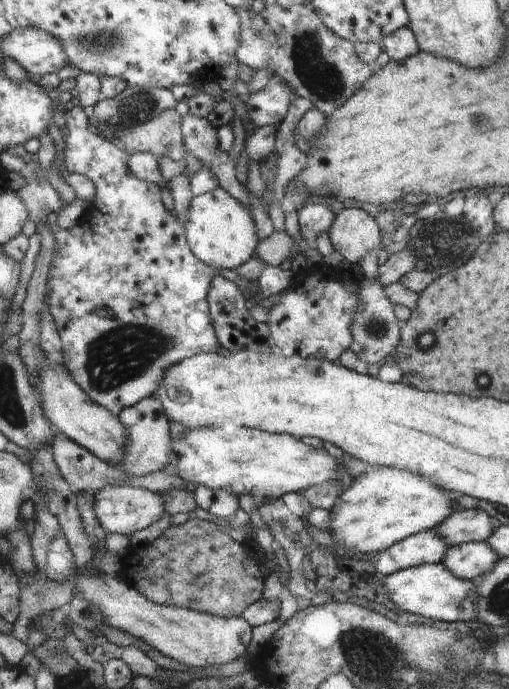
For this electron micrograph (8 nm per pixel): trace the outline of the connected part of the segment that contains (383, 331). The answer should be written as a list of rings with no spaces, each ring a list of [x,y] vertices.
[[[364,279],[360,282],[359,290],[359,302],[360,307],[356,310],[354,318],[351,322],[351,335],[354,338],[352,341],[351,349],[354,354],[363,360],[367,364],[383,364],[386,356],[394,354],[396,348],[401,342],[401,336],[399,334],[401,330],[401,323],[394,315],[395,304],[390,302],[390,299],[386,296],[383,286],[378,284],[374,279]]]

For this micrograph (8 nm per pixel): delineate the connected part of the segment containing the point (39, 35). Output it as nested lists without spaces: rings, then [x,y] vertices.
[[[36,27],[15,28],[1,46],[5,55],[18,61],[32,74],[54,74],[70,64],[63,42]]]

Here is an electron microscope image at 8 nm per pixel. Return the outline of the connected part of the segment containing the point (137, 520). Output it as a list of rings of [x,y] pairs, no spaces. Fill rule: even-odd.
[[[108,486],[103,491],[94,494],[95,509],[102,526],[108,533],[117,532],[129,537],[134,532],[142,532],[150,528],[154,522],[162,520],[167,513],[167,507],[161,493],[131,486]]]

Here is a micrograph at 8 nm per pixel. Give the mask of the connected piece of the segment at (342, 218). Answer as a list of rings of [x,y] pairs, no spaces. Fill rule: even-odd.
[[[340,208],[328,233],[333,248],[348,262],[359,262],[370,250],[383,248],[382,231],[359,208]]]

